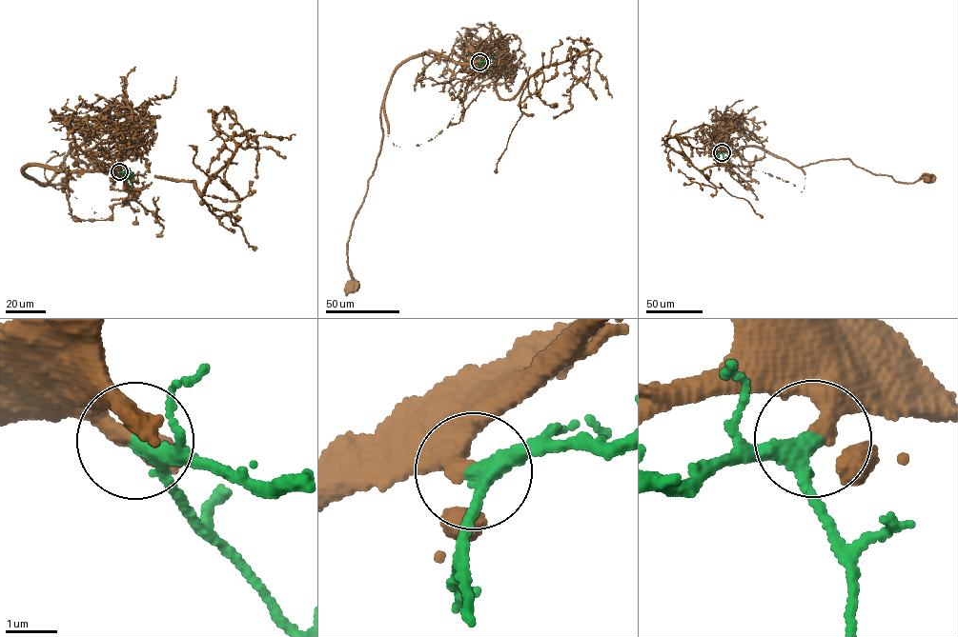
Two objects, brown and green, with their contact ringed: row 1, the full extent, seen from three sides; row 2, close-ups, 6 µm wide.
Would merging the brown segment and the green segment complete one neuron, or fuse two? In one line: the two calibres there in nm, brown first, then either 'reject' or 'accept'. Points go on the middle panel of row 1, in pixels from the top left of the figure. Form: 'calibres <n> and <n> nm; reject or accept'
calibres 260 and 280 nm; accept

